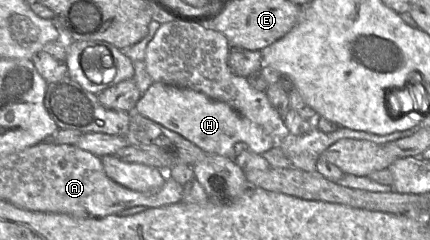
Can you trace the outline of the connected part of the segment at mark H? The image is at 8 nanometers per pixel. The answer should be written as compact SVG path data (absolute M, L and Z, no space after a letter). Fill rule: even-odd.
M153 82L138 100L135 111L178 133L206 154L234 159L243 148L262 155L277 144L277 141L260 126L241 115L230 105L187 88Z

